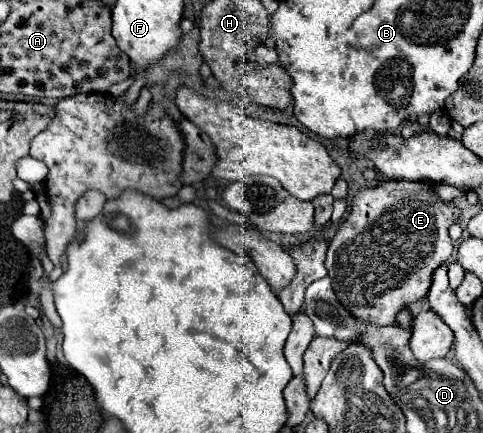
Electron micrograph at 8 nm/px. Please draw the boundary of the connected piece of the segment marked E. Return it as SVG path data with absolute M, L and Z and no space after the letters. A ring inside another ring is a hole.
M380 181L376 187L364 187L360 191L354 193L352 205L350 205L350 215L340 223L336 235L332 237L328 251L326 251L326 269L328 269L328 277L332 279L334 291L338 295L338 299L344 303L344 307L348 307L348 311L352 311L352 315L356 315L358 319L372 319L372 323L382 323L382 325L392 325L396 323L396 315L398 311L406 309L410 303L422 299L428 295L430 285L432 285L432 275L434 271L448 261L448 257L452 255L452 241L448 235L450 225L454 225L458 221L458 217L462 217L462 211L458 207L454 207L450 201L442 201L436 193L434 193L434 185L432 183L422 183L422 181Z

